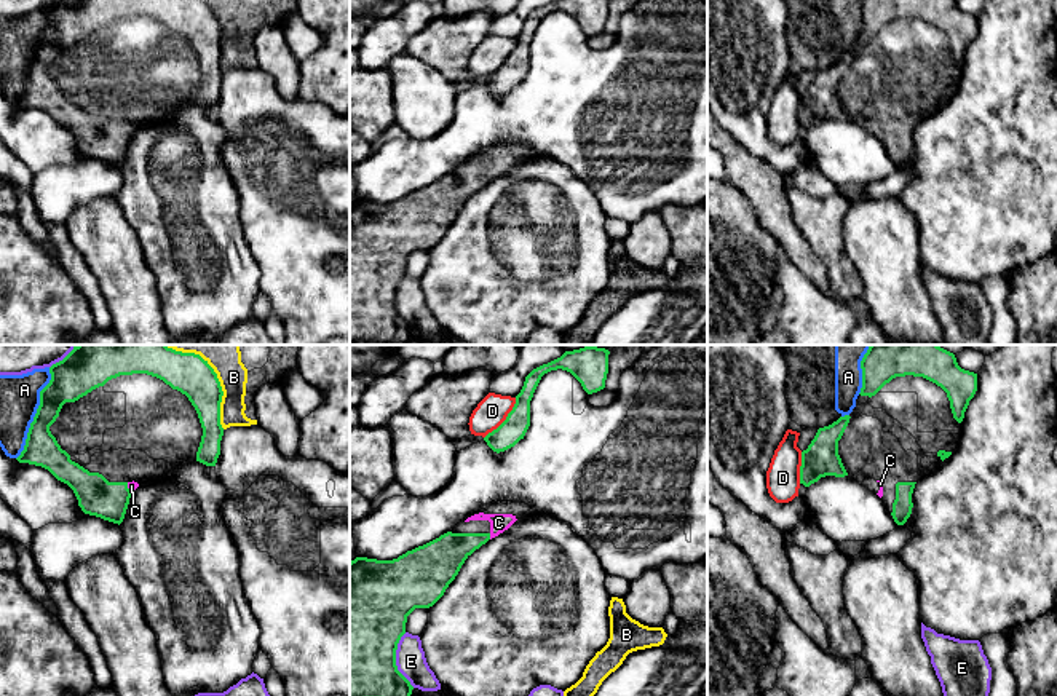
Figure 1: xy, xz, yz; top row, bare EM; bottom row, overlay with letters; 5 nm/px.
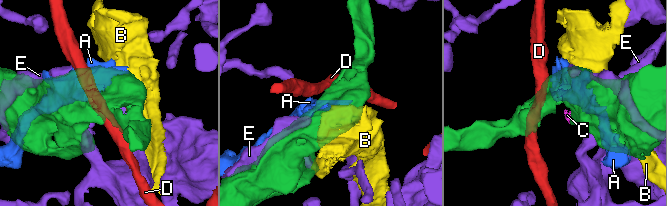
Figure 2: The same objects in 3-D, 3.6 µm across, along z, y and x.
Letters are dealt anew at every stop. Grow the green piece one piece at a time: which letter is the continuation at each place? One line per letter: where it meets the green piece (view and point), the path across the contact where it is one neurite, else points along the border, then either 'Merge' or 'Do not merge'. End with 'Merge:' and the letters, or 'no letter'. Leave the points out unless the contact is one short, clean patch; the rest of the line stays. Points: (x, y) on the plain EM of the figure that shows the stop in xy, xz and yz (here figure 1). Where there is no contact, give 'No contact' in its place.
A: Touches green at xy (35, 56). Do not merge
B: Touches green at xy (222, 35). Do not merge
C: Touches green at xz (489, 179). Path across: xz (444, 198), (460, 187), (489, 179), (498, 165). Merge
D: Touches green at xz (506, 61). Do not merge
E: Touches green at xz (395, 302). Do not merge
Merge: C

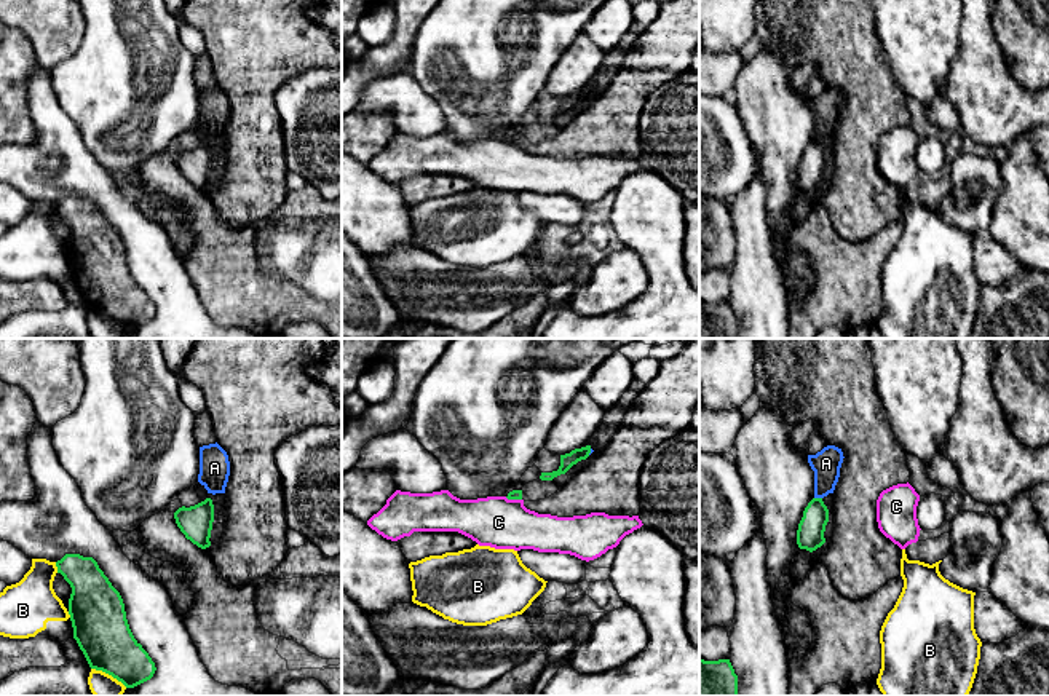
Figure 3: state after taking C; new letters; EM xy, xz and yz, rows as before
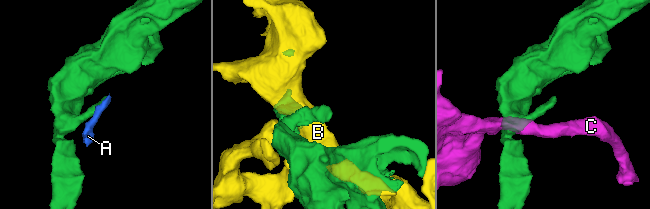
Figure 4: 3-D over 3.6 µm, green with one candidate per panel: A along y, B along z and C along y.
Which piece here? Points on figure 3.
A: Touches green at yz (818, 141). Boundary: yz (815, 139), (821, 141). Do not merge
B: Touches green at xy (56, 208). Do not merge
C: Touches green at xz (513, 141). Do not merge
Merge: no letter

